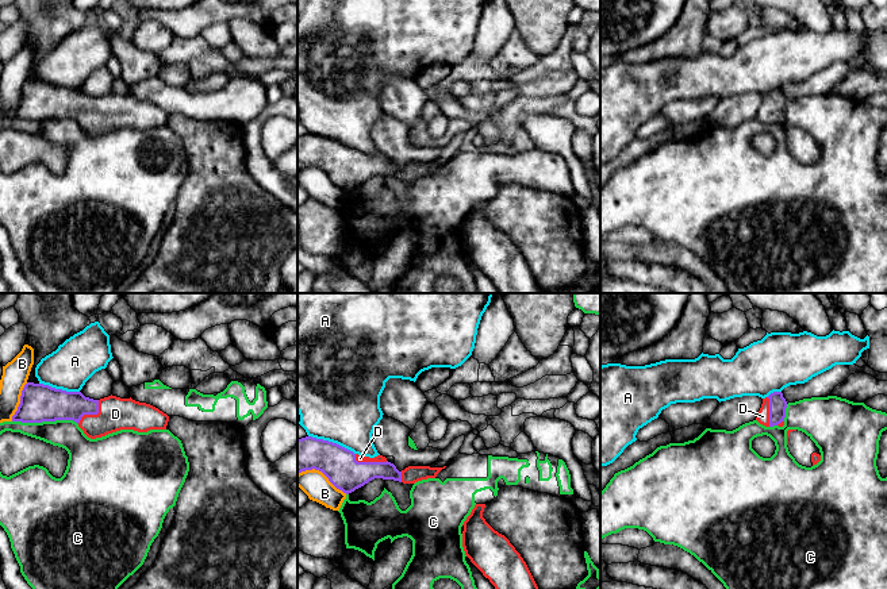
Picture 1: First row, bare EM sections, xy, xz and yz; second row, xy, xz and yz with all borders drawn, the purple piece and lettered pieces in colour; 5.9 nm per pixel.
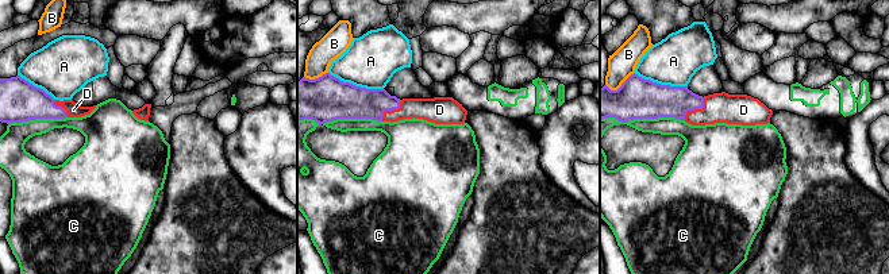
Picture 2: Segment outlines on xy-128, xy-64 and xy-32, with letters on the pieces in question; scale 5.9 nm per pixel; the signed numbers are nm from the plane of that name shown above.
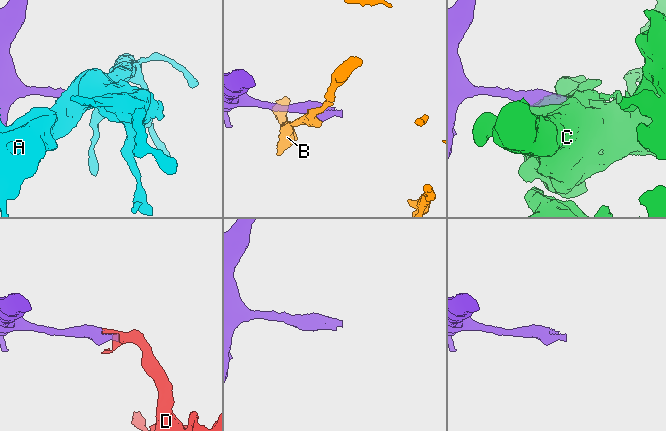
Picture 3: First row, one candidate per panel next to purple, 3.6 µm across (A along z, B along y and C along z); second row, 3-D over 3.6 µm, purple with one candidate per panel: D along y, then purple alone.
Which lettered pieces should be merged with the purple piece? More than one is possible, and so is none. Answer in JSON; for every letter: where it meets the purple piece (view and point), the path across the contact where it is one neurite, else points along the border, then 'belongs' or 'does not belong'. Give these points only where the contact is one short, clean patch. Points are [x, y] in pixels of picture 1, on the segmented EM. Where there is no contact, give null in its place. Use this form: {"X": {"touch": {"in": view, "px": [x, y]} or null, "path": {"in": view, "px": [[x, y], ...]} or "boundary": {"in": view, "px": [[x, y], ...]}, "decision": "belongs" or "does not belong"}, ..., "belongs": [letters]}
{"A": {"touch": {"in": "xz", "px": [331, 442]}, "decision": "does not belong"}, "B": {"touch": {"in": "xz", "px": [322, 472]}, "decision": "does not belong"}, "C": {"touch": {"in": "xy", "px": [45, 420]}, "decision": "does not belong"}, "D": {"touch": {"in": "xz", "px": [369, 462]}, "path": {"in": "xz", "px": [[338, 464], [369, 462], [360, 458]]}, "decision": "belongs"}, "belongs": ["D"]}

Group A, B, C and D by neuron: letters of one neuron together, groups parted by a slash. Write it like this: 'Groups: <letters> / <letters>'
Groups: A / B / C / D

